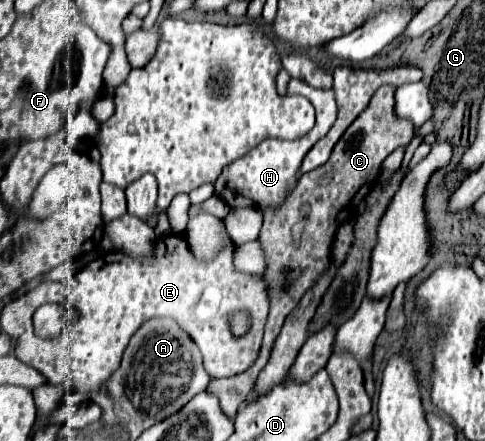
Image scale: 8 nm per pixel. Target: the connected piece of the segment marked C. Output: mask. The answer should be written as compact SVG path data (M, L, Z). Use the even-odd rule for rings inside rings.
M384 85L380 87L374 97L370 99L368 107L362 115L346 129L342 139L332 151L330 163L304 173L290 197L280 207L266 209L264 211L264 225L260 231L260 243L266 253L266 275L268 281L268 293L270 293L270 315L264 329L264 341L258 355L258 361L238 377L226 377L226 379L212 379L208 389L212 393L218 393L222 411L234 419L238 407L248 399L248 395L254 389L256 377L262 371L262 367L270 359L272 345L284 325L284 319L288 313L298 305L302 295L314 285L314 279L318 279L330 265L330 245L334 241L334 233L338 225L352 215L356 215L356 209L360 201L370 193L372 185L376 185L380 167L384 159L398 147L408 147L414 137L414 125L408 119L402 119L394 111L394 91L396 87ZM304 221L304 233L300 239L300 247L292 245L292 223Z

